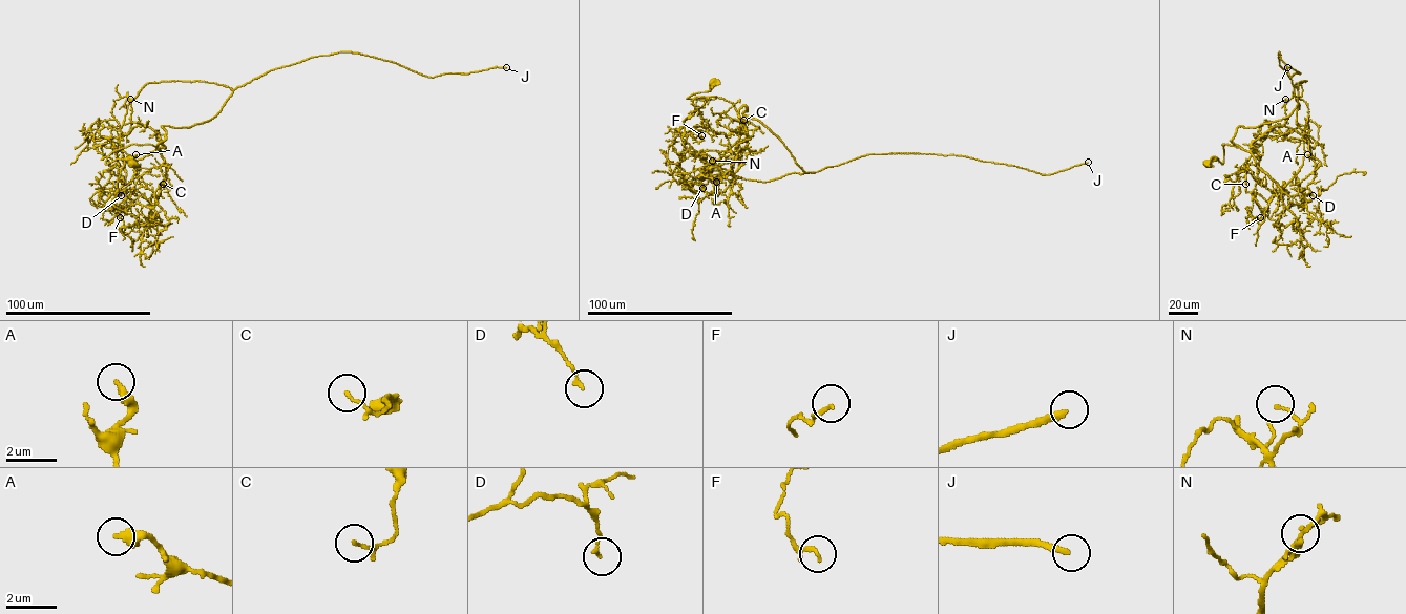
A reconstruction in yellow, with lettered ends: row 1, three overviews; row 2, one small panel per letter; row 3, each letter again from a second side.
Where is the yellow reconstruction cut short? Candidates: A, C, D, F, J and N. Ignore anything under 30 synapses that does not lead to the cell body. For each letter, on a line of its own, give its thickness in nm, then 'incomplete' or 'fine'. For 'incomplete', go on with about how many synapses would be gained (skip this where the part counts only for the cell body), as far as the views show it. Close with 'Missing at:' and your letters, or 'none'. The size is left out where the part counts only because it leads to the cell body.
A: calibre 340 nm; fine
C: calibre 80 nm; fine
D: calibre 120 nm; fine
F: calibre 160 nm; fine
J: calibre 240 nm; incomplete; 180 synapses
N: calibre 110 nm; fine
Missing at: J

